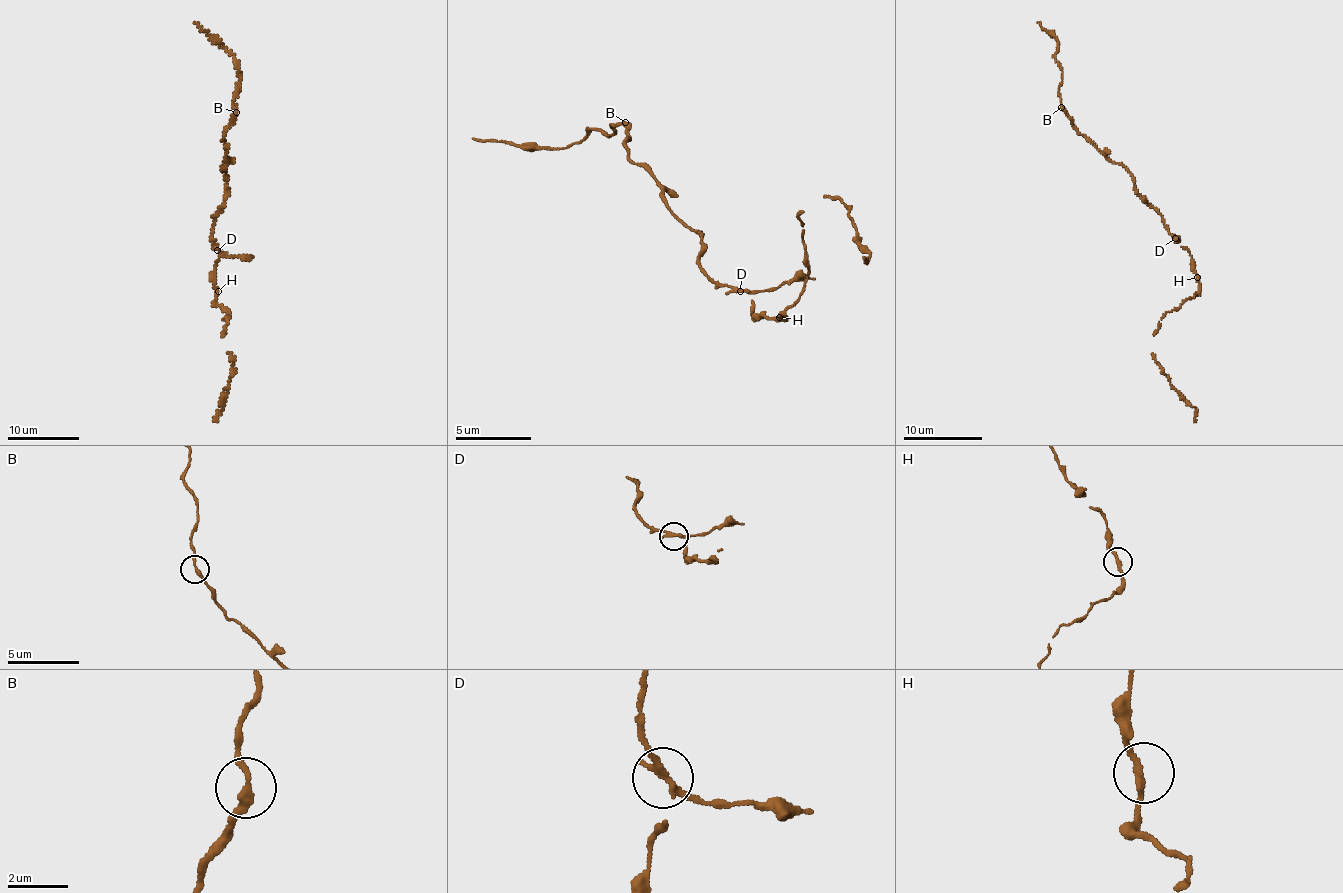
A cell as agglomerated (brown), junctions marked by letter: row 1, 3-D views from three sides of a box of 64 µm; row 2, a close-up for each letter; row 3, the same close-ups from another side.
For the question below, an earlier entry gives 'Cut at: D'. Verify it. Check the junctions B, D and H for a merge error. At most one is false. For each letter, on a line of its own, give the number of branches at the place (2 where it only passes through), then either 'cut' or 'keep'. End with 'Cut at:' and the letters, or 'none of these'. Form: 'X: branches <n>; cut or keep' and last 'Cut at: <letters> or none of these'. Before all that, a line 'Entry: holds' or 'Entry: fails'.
Entry: holds
B: branches 2; keep
D: branches 2; cut
H: branches 2; keep
Cut at: D

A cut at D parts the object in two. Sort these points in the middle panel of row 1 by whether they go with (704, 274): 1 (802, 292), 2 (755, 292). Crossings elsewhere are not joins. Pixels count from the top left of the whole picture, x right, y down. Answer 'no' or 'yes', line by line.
1: yes
2: no

